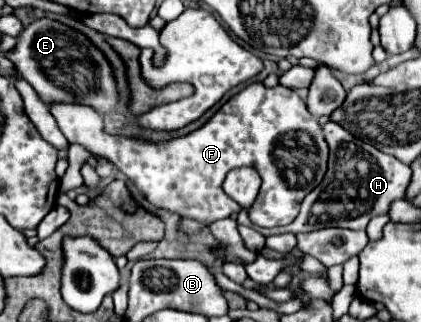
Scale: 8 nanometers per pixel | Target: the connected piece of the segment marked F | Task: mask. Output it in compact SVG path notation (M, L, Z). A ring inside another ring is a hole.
M251 83L237 95L233 95L201 129L173 139L169 143L147 143L139 139L127 139L127 137L113 137L103 133L101 127L101 115L93 111L93 107L79 105L79 103L51 103L49 105L53 117L59 123L61 133L67 137L69 143L77 143L85 147L87 151L95 155L107 157L111 163L119 167L133 183L135 187L145 193L145 197L163 209L175 211L179 217L189 215L189 219L209 219L209 223L217 219L231 217L233 213L239 213L241 207L237 201L233 201L223 191L223 179L225 175L235 167L253 167L259 171L263 185L255 199L255 203L249 209L249 217L259 227L281 227L289 225L299 215L299 205L303 197L321 183L325 171L327 171L327 143L321 131L321 125L313 115L309 115L305 101L297 95L297 91L289 87L273 87L267 89L263 83Z

